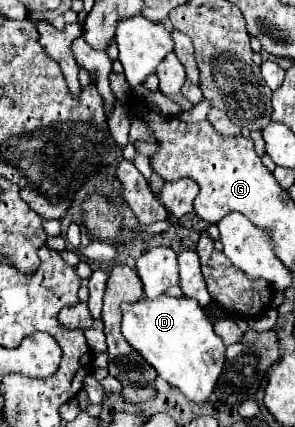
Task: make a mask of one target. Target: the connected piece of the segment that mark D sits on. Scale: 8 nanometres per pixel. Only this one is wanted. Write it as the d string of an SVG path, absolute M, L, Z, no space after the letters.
M161 295L157 299L139 299L135 303L121 305L121 333L127 343L145 357L145 361L165 379L171 387L177 387L185 397L197 403L209 401L217 379L223 371L225 345L213 333L213 325L205 317L197 301L187 297Z

